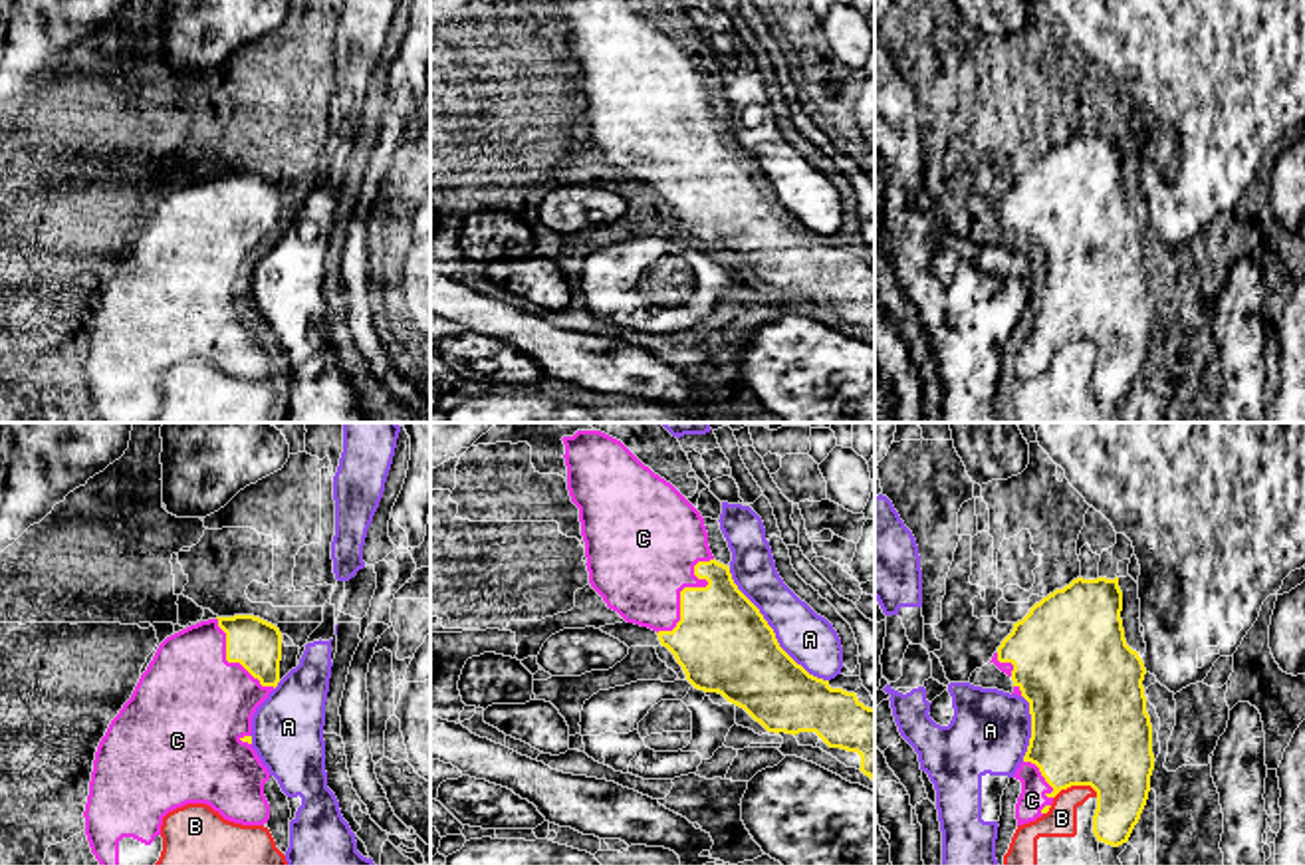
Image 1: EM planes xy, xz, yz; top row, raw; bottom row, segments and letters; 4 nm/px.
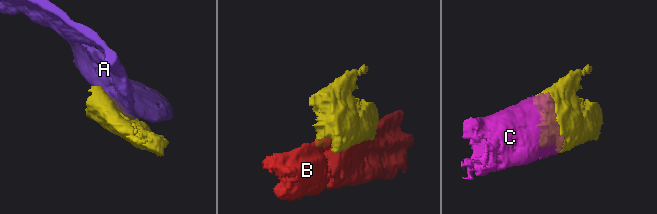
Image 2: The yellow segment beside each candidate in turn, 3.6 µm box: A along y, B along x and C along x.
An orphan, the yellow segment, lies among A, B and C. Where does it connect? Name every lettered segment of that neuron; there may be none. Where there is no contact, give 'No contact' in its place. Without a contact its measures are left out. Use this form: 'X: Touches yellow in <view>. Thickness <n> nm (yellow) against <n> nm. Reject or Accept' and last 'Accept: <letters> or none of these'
A: Touches yellow in xz. Thickness 380 nm (yellow) against 220 nm. Reject
B: Touches yellow in yz. Thickness 480 nm (yellow) against 130 nm. Reject
C: Touches yellow in xz. Thickness 380 nm (yellow) against 460 nm. Accept
Accept: C

